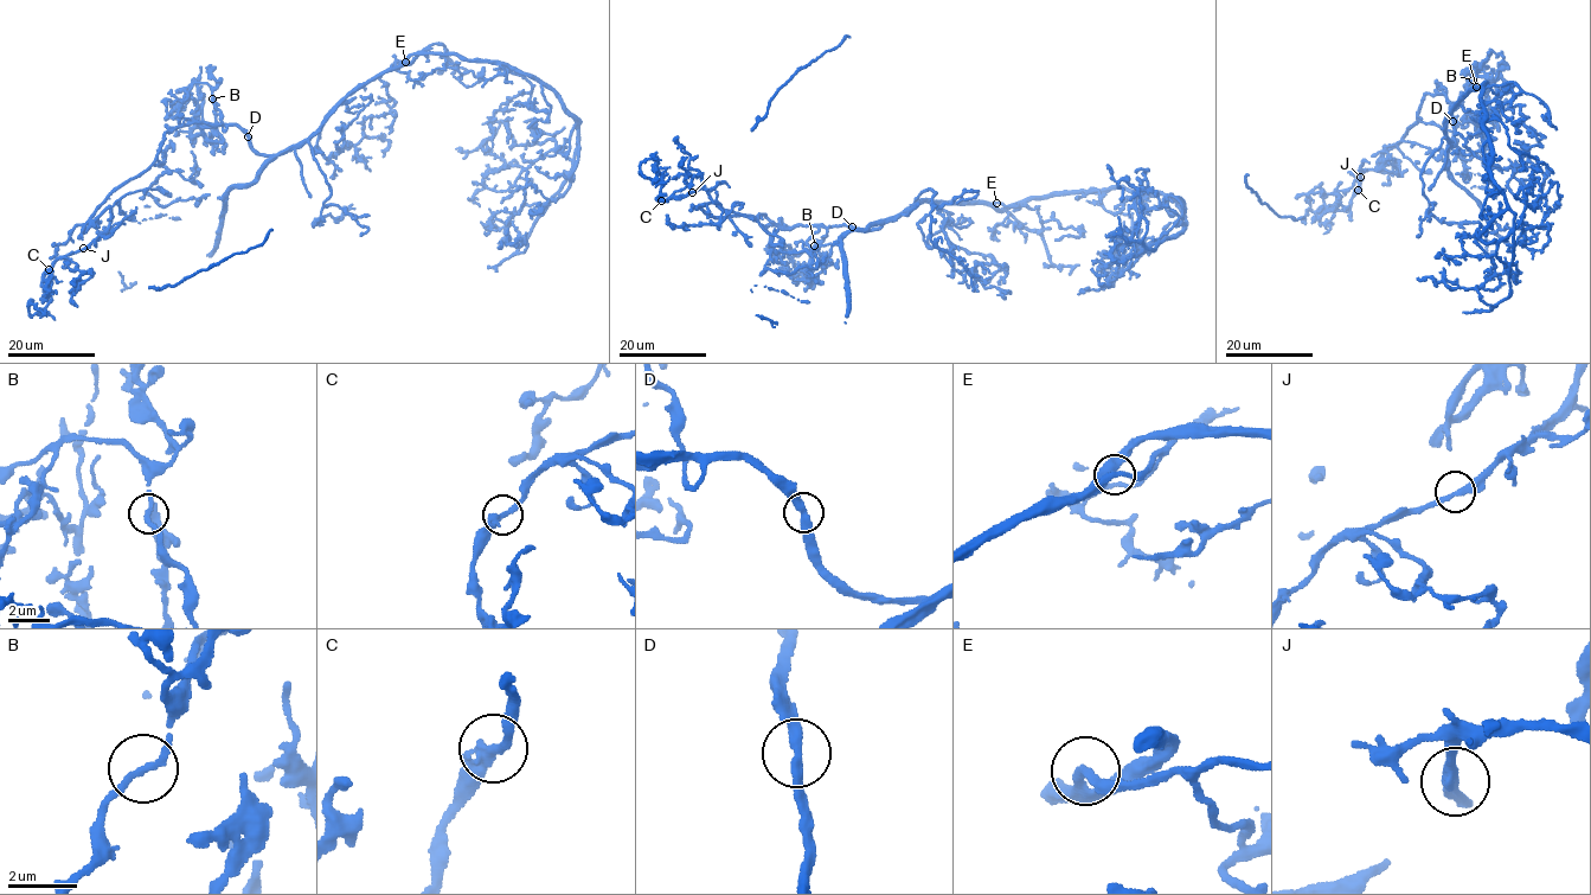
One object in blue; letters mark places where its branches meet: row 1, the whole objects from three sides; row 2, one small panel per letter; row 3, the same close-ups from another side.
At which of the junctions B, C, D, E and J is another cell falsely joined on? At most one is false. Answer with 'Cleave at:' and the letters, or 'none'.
Cleave at: none

